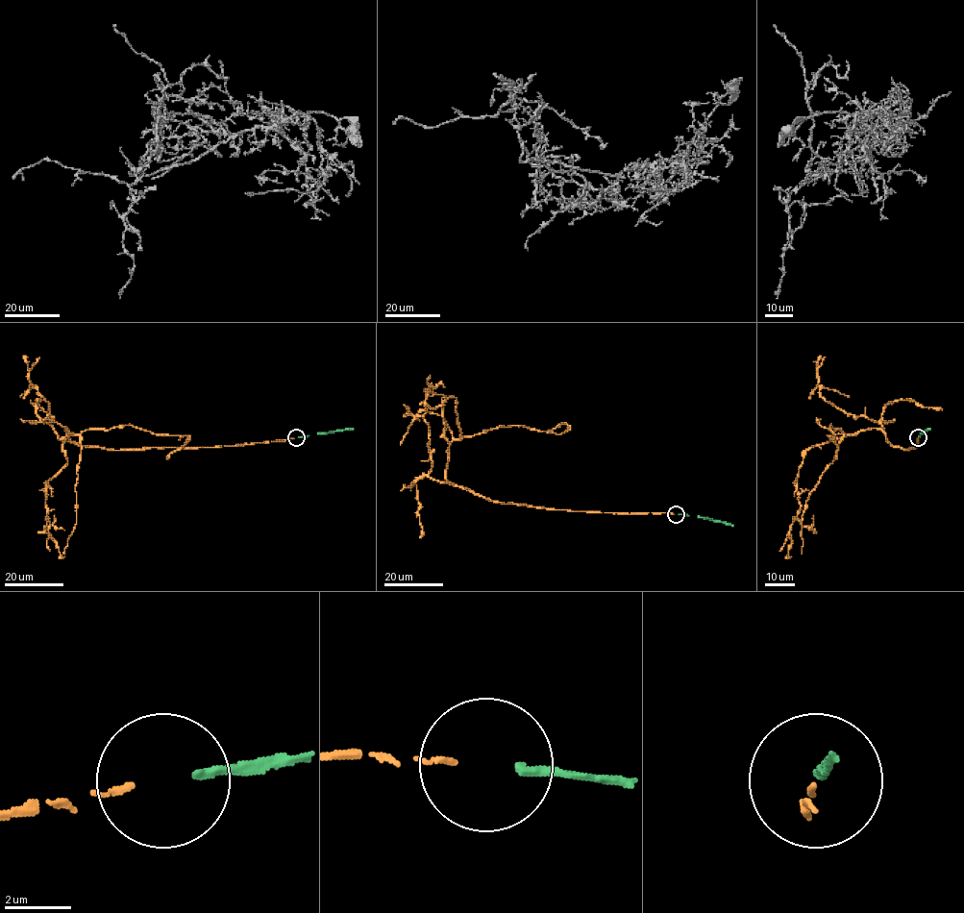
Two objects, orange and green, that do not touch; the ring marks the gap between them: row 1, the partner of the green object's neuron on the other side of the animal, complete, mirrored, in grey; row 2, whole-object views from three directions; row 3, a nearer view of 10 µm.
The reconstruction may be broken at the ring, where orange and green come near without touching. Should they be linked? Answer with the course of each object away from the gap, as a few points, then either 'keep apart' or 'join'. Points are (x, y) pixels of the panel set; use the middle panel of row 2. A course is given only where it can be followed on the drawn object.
orange runs (674, 514), (550, 510), (493, 502), (456, 486), (446, 477), (447, 399), (426, 395), (430, 384), (444, 387); green runs (679, 514), (704, 517), (733, 526); join

